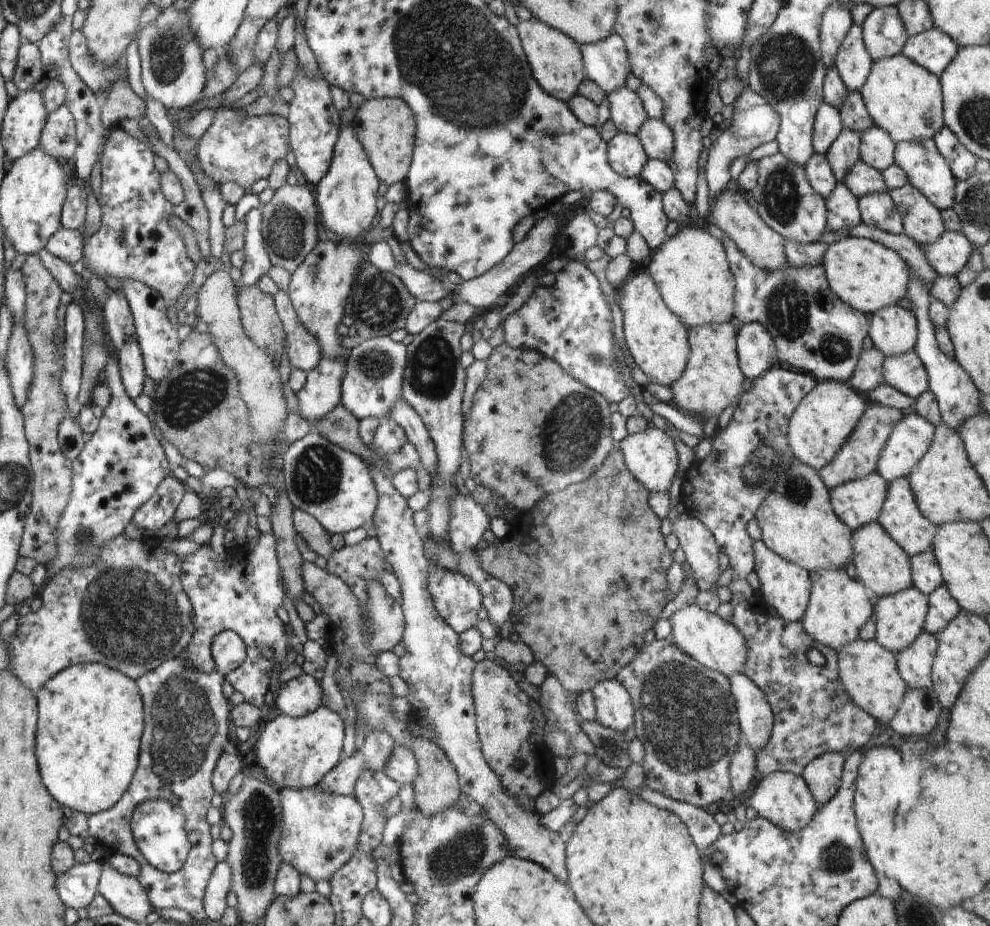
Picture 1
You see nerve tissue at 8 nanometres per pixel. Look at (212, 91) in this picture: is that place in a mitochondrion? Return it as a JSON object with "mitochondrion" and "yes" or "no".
{"mitochondrion":"no"}

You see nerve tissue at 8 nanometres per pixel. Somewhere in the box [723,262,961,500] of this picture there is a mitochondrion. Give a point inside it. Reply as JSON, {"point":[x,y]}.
{"point":[789,310]}

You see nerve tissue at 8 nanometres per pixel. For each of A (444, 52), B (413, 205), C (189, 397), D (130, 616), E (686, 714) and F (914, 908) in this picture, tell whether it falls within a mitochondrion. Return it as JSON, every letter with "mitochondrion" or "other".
{"A":"mitochondrion","B":"other","C":"mitochondrion","D":"mitochondrion","E":"mitochondrion","F":"mitochondrion"}

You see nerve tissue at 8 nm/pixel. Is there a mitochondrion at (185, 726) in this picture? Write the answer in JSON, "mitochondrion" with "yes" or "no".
{"mitochondrion":"yes"}

